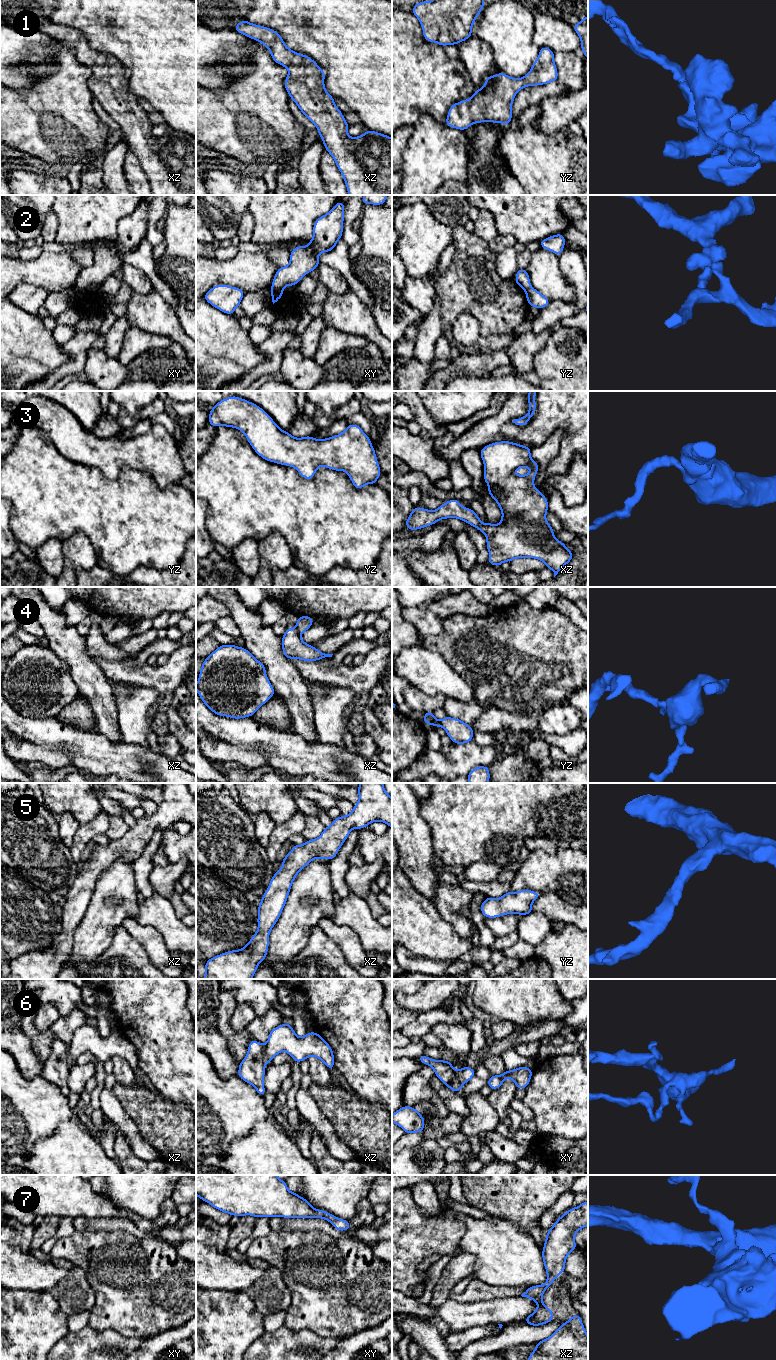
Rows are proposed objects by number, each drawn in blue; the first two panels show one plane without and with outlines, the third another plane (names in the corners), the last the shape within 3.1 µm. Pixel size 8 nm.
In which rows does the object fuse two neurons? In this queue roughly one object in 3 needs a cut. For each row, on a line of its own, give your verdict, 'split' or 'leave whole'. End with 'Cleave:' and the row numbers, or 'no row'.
1: leave whole
2: split
3: leave whole
4: split
5: leave whole
6: split
7: leave whole
Cleave: 2, 4, 6

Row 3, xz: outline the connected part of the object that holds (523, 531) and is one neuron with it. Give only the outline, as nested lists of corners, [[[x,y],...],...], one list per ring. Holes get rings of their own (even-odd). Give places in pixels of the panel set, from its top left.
[[[500,441],[483,447],[479,453],[484,464],[483,479],[488,485],[488,494],[497,502],[502,512],[500,523],[494,525],[486,520],[483,525],[471,508],[462,507],[459,500],[452,499],[434,511],[415,506],[406,520],[405,527],[413,531],[436,524],[441,519],[457,518],[483,532],[489,551],[488,564],[499,567],[503,562],[517,558],[535,558],[543,561],[555,577],[572,560],[574,552],[569,551],[565,543],[555,538],[554,530],[546,520],[548,500],[534,487],[534,478],[540,468],[530,456],[531,448],[510,441]],[[521,467],[529,467],[530,473],[515,475],[514,472]]]

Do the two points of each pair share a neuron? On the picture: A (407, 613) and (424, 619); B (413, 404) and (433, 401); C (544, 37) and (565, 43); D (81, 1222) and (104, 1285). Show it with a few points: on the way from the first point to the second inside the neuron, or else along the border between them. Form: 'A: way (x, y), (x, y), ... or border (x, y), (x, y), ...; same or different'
A: way (411, 615), (420, 618); same
B: border (421, 401), (435, 423); different
C: way (549, 37), (560, 38); same
D: border (108, 1231), (75, 1232); different

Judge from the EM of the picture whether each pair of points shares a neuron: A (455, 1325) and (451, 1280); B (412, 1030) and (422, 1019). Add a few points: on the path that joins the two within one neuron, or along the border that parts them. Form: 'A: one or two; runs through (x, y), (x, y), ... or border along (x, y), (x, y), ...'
A: two; border along (449, 1297), (435, 1308), (429, 1304)
B: one; runs through (415, 1027), (420, 1022)

